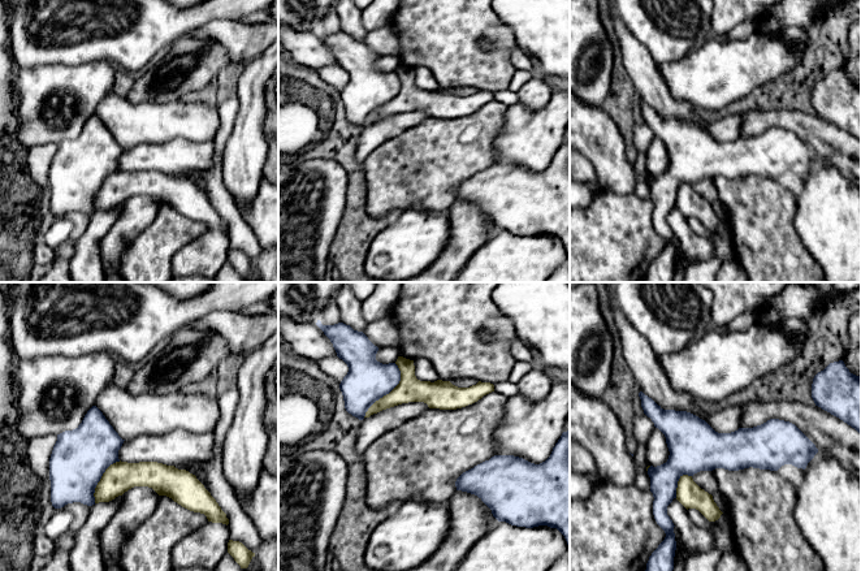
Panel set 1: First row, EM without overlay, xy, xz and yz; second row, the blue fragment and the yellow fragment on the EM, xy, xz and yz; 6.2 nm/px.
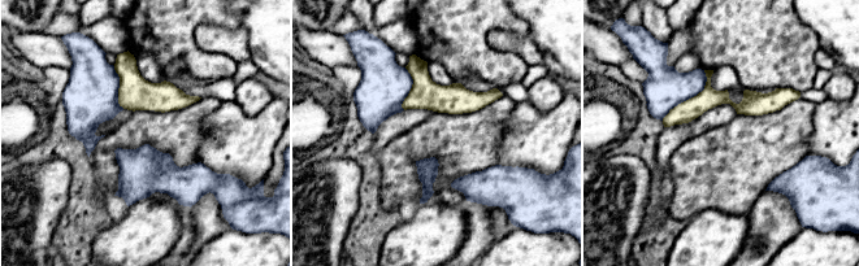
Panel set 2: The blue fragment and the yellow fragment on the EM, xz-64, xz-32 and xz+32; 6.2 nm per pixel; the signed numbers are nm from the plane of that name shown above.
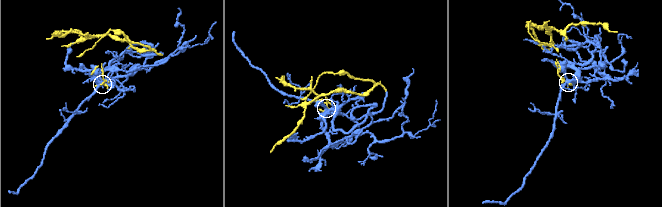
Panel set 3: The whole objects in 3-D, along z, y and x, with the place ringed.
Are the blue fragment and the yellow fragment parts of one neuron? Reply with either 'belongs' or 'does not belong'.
belongs

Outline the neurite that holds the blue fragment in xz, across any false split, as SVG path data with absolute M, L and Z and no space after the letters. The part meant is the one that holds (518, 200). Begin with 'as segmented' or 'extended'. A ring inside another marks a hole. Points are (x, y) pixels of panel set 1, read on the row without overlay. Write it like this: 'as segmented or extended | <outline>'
as segmented | M570 139L562 142L550 165L540 173L514 164L494 164L463 181L455 195L477 204L498 230L525 237L557 237L570 256Z

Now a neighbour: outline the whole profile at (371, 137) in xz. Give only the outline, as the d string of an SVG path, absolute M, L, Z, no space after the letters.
M408 111L364 126L358 139L355 152L356 160L363 164L365 157L381 143L390 138L395 138L398 134L416 126L428 117L428 113L424 111Z

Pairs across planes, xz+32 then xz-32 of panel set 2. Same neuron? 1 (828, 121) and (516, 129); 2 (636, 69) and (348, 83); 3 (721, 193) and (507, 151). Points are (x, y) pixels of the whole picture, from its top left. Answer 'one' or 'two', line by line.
1: one
2: one
3: two

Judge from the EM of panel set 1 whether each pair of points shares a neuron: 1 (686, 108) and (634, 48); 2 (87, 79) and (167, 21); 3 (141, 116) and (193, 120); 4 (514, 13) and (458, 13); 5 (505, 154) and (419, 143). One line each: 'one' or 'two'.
1: one
2: two
3: one
4: two
5: two

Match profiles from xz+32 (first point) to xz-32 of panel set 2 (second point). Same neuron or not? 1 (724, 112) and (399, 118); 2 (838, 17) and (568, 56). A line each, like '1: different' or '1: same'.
1: same
2: same

